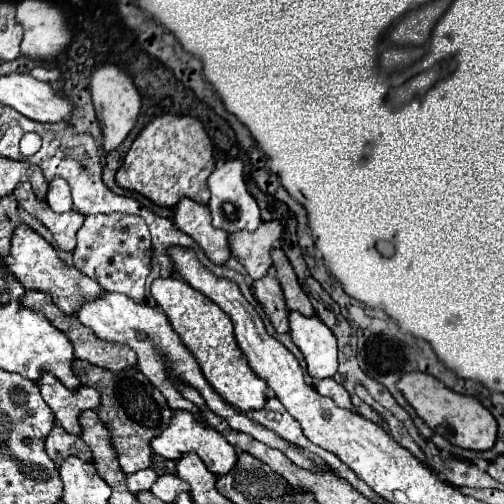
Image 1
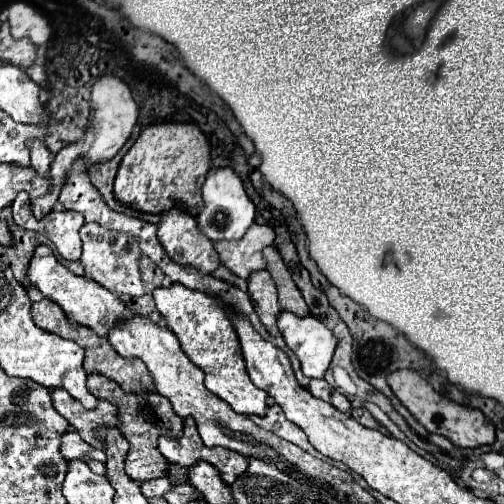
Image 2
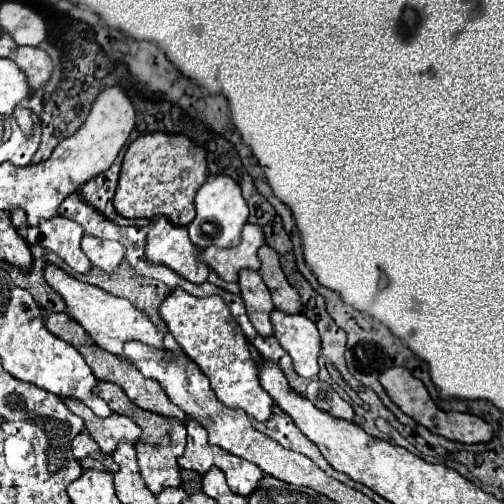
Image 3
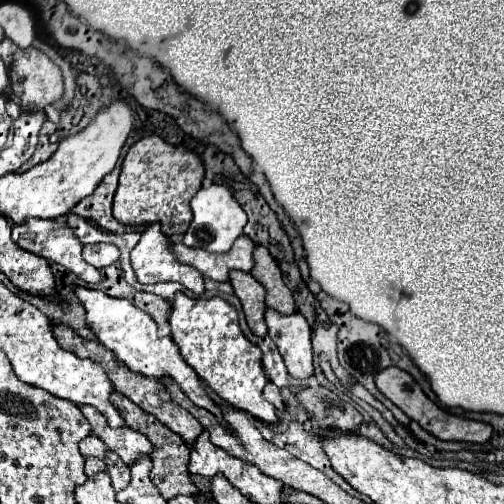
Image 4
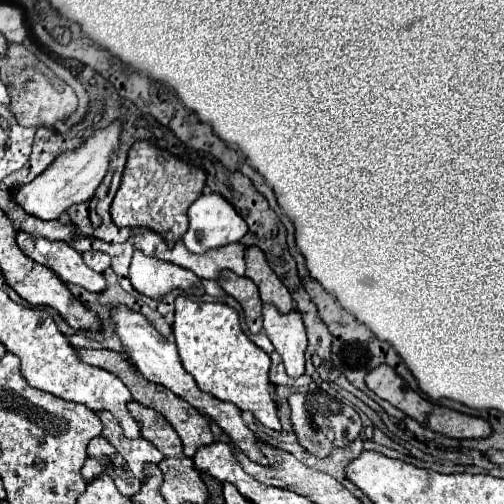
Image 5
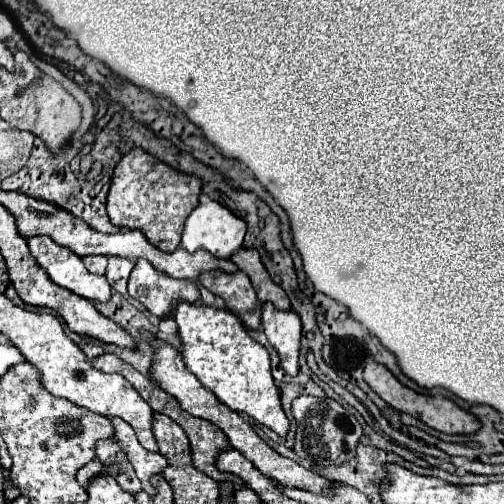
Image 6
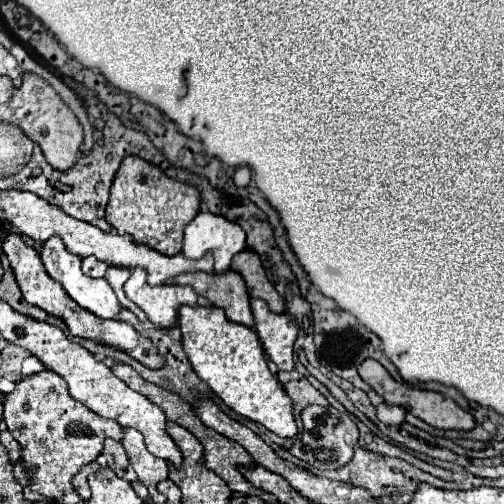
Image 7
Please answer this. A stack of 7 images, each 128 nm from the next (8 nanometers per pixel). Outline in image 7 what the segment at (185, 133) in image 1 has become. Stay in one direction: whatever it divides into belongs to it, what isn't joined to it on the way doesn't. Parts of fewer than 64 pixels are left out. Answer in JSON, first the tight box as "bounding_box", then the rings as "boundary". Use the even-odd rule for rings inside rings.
{"bounding_box":[106,156,200,256],"boundary":[[[126,156],[110,188],[106,220],[120,234],[130,234],[136,242],[172,256],[182,250],[184,226],[198,214],[198,208],[200,192],[196,186],[168,178],[140,156]]]}

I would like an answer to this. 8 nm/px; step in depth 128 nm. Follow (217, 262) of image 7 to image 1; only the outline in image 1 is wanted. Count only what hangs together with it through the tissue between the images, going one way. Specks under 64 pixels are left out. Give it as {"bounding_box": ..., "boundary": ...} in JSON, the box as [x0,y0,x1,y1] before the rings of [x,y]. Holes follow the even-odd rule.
{"bounding_box":[208,158,262,232],"boundary":[[[234,158],[226,160],[224,166],[218,166],[212,176],[208,178],[208,188],[210,188],[210,212],[212,212],[212,224],[216,228],[222,228],[226,232],[238,232],[238,230],[254,230],[262,220],[260,220],[260,208],[256,200],[250,196],[246,182],[244,182],[244,164]]]}

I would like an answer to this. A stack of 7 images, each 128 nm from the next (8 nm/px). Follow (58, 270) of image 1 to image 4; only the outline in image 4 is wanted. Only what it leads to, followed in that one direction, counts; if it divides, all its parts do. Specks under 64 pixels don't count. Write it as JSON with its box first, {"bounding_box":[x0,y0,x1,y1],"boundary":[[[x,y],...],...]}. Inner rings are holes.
{"bounding_box":[72,286,222,422],"boundary":[[[84,286],[72,288],[72,290],[74,290],[76,298],[80,300],[80,304],[86,310],[86,324],[88,324],[88,328],[96,334],[96,338],[98,338],[100,344],[104,344],[108,350],[114,352],[114,356],[120,362],[124,362],[130,370],[140,372],[144,376],[152,376],[152,378],[170,376],[170,378],[174,378],[180,384],[180,388],[184,390],[184,394],[196,406],[212,410],[212,414],[216,418],[220,418],[220,422],[222,422],[220,408],[208,396],[208,392],[200,384],[196,372],[186,364],[186,360],[178,352],[176,342],[170,336],[158,336],[158,326],[156,326],[156,322],[152,320],[150,314],[146,314],[140,308],[136,308],[130,300],[112,298],[112,296],[104,294],[102,290],[92,290],[92,288],[84,288]]]}

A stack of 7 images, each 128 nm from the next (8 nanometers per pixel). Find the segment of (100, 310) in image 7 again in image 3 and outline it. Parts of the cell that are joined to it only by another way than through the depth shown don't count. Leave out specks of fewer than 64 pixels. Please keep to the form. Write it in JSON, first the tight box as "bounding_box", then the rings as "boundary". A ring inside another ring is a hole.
{"bounding_box":[12,208,92,272],"boundary":[[[16,208],[12,212],[12,226],[26,242],[40,244],[42,248],[56,252],[72,270],[88,272],[92,268],[90,262],[86,260],[86,254],[80,248],[84,230],[74,220],[54,216],[50,220],[42,220],[36,228],[32,228],[28,224],[26,212],[22,208]]]}

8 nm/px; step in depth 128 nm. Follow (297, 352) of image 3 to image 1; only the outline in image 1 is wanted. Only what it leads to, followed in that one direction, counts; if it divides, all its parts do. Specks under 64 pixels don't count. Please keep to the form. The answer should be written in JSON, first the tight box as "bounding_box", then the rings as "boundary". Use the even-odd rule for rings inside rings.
{"bounding_box":[288,312,338,380],"boundary":[[[290,312],[288,318],[292,340],[306,358],[308,374],[316,380],[332,378],[338,372],[338,356],[330,328],[320,318],[306,318],[300,312]]]}

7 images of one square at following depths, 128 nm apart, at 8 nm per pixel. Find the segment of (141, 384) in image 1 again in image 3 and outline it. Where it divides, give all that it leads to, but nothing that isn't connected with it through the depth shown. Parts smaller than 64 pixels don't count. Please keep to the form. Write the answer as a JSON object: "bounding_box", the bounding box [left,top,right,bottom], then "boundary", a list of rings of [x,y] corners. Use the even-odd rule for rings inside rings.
{"bounding_box":[94,382,186,494],"boundary":[[[98,382],[94,392],[102,400],[106,400],[106,404],[114,412],[132,418],[140,426],[142,434],[140,434],[138,442],[134,444],[134,448],[136,448],[136,456],[138,456],[140,476],[142,476],[144,484],[150,488],[150,492],[156,494],[156,492],[160,492],[160,488],[180,486],[180,466],[178,466],[176,458],[184,452],[184,446],[186,446],[186,424],[182,420],[178,420],[178,418],[168,418],[168,416],[162,416],[162,414],[156,414],[156,412],[148,412],[148,410],[136,406],[124,394],[124,390],[118,388],[112,382]]]}

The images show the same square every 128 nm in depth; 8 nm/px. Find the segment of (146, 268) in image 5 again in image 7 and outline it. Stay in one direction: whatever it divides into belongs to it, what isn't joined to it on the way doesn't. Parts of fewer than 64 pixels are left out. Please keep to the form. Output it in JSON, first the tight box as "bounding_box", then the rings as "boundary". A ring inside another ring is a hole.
{"bounding_box":[124,268,198,328],"boundary":[[[134,268],[132,276],[124,284],[126,296],[138,304],[150,322],[156,328],[172,328],[178,324],[178,308],[180,304],[196,304],[198,294],[192,286],[178,286],[178,284],[162,284],[150,286],[146,282],[146,270]]]}

